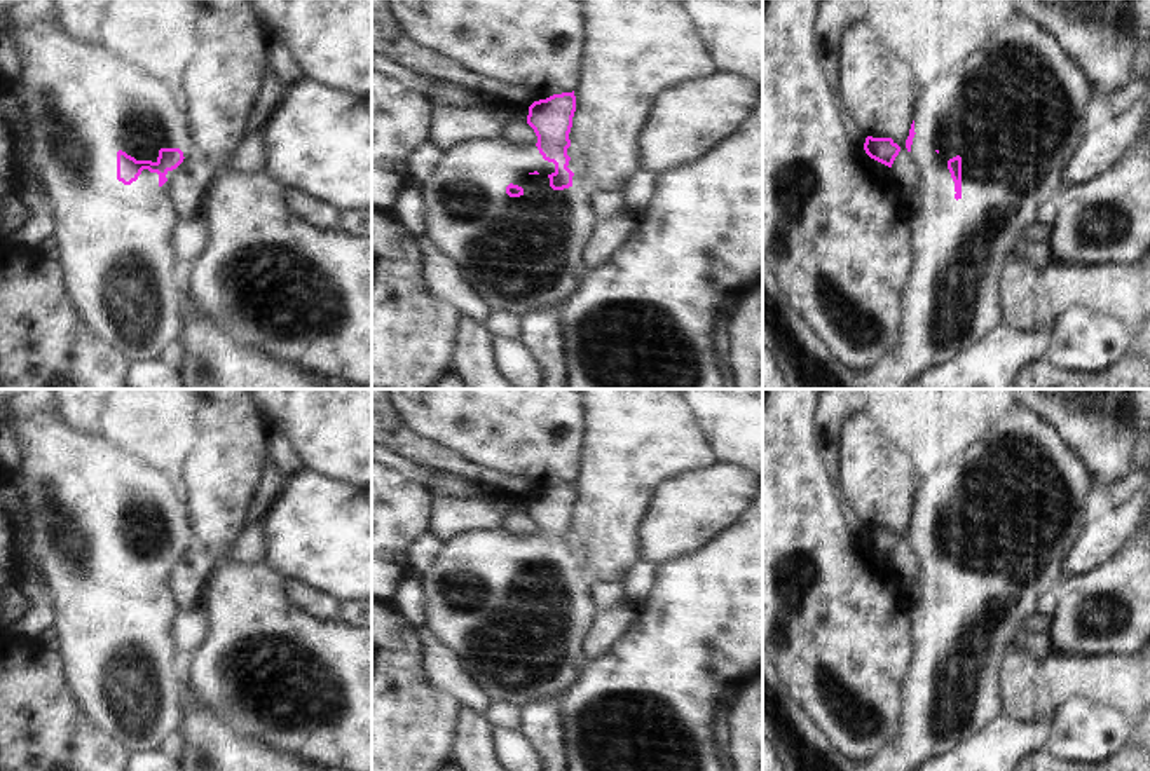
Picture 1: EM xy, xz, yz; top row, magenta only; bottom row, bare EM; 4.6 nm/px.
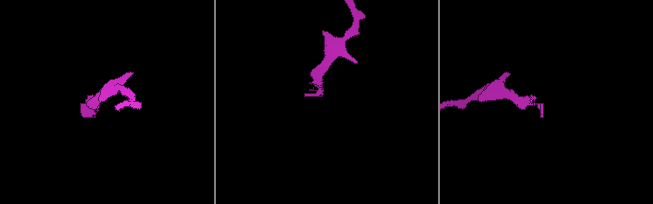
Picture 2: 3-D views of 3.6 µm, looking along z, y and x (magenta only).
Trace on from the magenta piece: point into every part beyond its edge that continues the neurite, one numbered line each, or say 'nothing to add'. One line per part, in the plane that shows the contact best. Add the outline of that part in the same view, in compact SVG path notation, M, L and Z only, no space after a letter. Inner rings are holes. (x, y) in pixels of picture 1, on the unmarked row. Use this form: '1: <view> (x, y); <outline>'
1: xy (81, 494); M0 389L0 403L16 415L21 443L17 492L28 520L28 542L52 600L52 630L59 638L66 687L94 731L115 741L127 757L157 750L180 727L187 698L183 658L171 638L178 611L168 588L168 572L161 577L157 563L143 560L131 576L117 570L117 542L122 541L136 551L157 553L161 539L180 539L183 548L188 548L194 544L192 522L161 473L103 440L101 434L70 431L58 417L49 389Z

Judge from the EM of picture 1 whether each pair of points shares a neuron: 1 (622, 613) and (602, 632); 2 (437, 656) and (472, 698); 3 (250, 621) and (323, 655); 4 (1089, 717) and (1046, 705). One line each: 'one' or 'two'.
1: one
2: one
3: one
4: two

